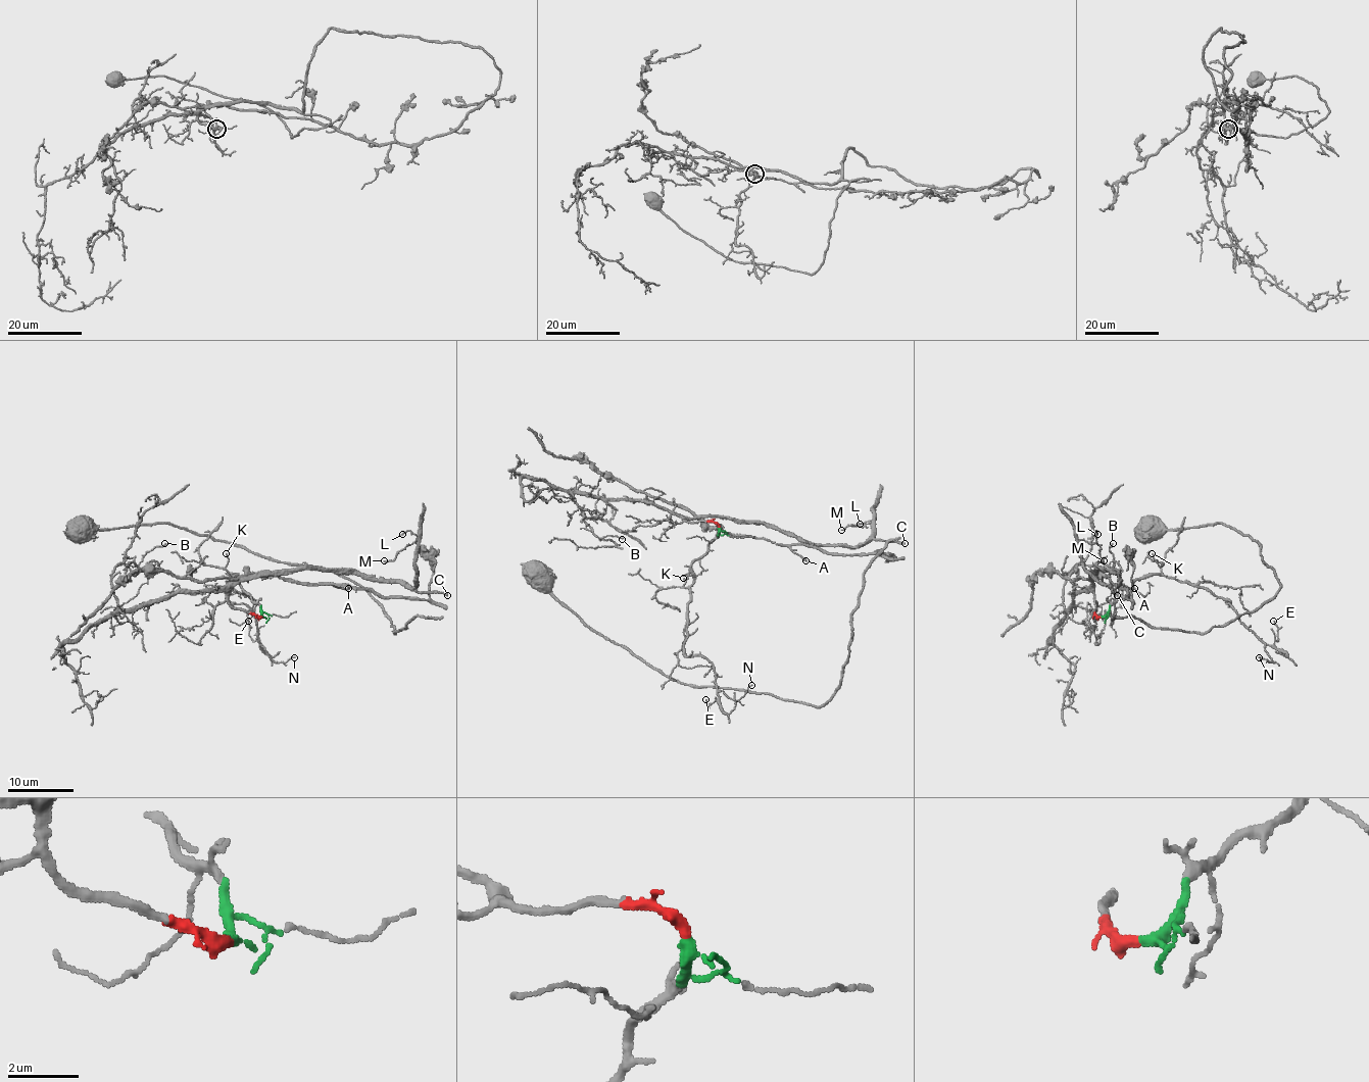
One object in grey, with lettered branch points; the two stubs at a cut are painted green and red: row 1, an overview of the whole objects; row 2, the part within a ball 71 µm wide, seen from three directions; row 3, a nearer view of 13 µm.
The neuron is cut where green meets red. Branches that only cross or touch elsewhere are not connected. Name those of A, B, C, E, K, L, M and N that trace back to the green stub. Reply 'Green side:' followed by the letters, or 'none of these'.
Green side: E, K, N

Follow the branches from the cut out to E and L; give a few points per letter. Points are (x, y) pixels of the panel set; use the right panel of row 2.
E: (1102, 618), (1137, 579), (1159, 575), (1204, 586), (1228, 599), (1241, 622), (1270, 645), (1278, 639), (1273, 621)
L: (1102, 618), (1089, 576), (1115, 570), (1119, 579), (1110, 587), (1083, 564), (1081, 540), (1094, 543), (1097, 535)

